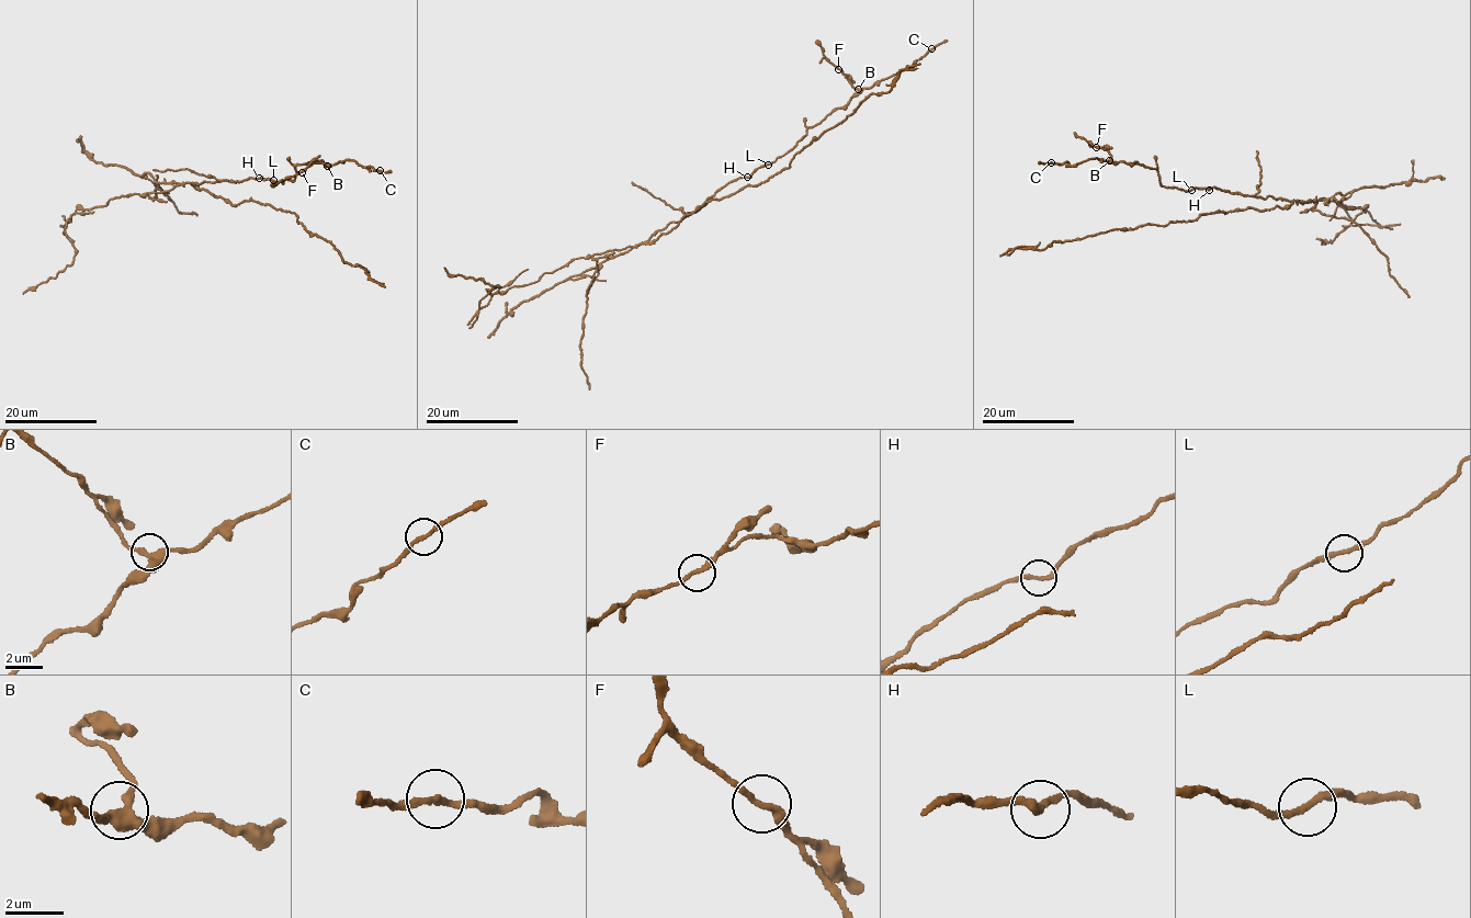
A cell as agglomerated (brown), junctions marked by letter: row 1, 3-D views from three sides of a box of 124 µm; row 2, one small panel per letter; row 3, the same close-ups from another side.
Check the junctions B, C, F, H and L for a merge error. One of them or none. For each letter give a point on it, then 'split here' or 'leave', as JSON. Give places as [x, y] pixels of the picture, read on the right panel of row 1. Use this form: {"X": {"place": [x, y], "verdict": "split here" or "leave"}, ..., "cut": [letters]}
{"B": {"place": [1109, 160], "verdict": "leave"}, "C": {"place": [1051, 162], "verdict": "leave"}, "F": {"place": [1096, 147], "verdict": "leave"}, "H": {"place": [1209, 190], "verdict": "split here"}, "L": {"place": [1191, 190], "verdict": "leave"}, "cut": ["H"]}

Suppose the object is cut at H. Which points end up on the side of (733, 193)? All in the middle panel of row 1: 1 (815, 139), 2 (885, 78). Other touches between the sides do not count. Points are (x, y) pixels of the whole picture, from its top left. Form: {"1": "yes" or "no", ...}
{"1": "yes", "2": "no"}

